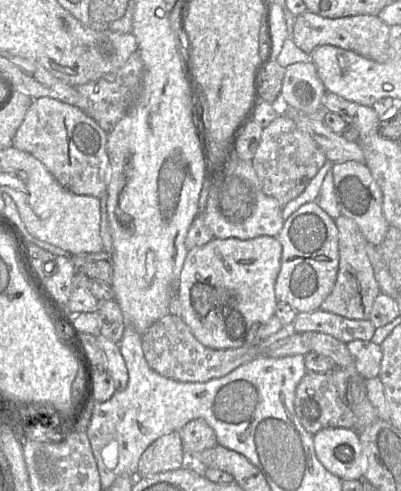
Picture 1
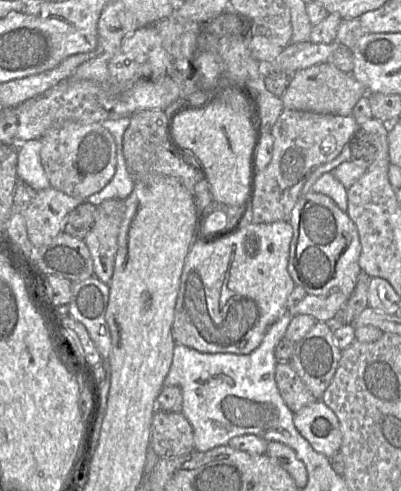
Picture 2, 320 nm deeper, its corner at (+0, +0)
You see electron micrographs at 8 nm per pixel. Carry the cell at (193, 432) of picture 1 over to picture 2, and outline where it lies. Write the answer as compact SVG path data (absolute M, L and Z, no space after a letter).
M156 406L151 422L151 447L161 459L195 451L191 424L181 412L165 412Z

